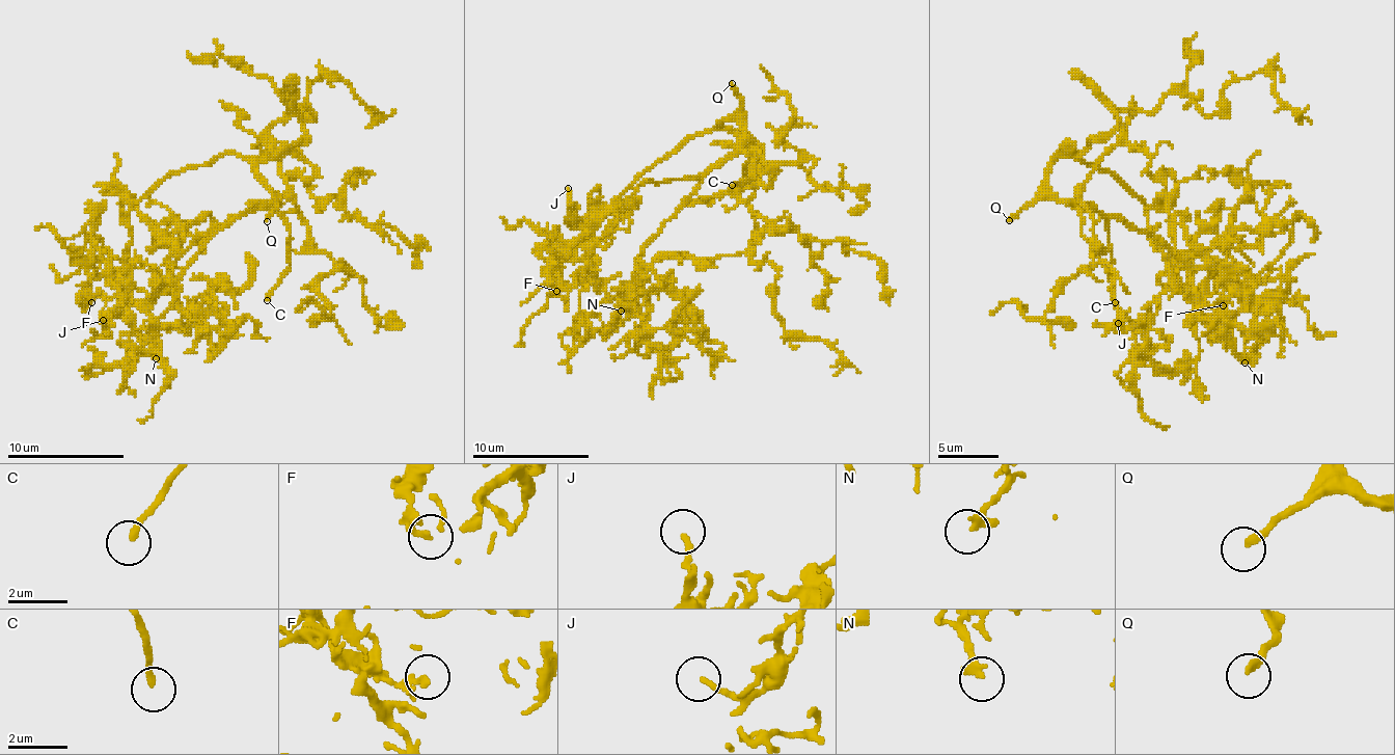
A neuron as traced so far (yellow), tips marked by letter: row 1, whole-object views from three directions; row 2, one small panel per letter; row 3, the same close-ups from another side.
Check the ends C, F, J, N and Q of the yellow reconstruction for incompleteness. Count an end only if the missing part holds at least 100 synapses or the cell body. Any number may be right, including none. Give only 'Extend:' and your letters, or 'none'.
Extend: C, Q

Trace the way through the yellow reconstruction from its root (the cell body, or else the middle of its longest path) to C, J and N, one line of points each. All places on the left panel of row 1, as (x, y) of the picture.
C: (252, 168), (275, 194), (278, 212), (290, 233), (290, 265), (267, 300)
J: (252, 168), (235, 154), (220, 154), (204, 165), (170, 171), (132, 207), (126, 279), (111, 323), (103, 320)
N: (252, 168), (278, 200), (231, 215), (170, 265), (167, 288), (149, 312), (149, 352), (156, 358)

